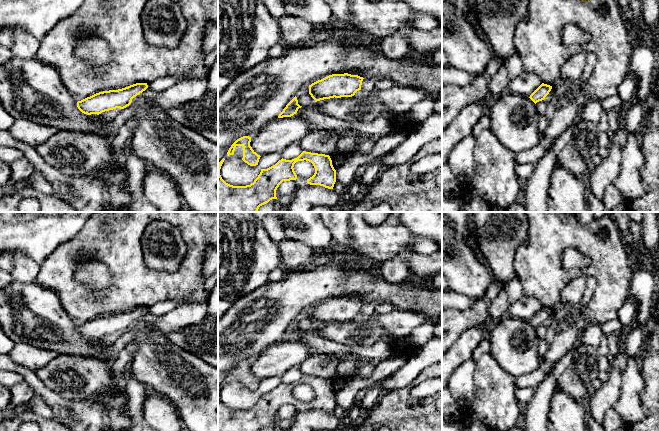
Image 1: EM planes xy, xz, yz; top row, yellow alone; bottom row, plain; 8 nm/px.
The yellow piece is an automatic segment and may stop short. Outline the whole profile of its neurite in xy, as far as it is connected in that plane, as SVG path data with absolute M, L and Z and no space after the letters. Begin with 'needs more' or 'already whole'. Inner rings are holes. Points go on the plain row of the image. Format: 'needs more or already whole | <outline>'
already whole | M136 307L128 311L96 317L77 326L78 333L87 339L101 338L116 332L124 333L134 321L148 312L147 307Z

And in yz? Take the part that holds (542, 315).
already whole | M542 307L531 319L530 323L536 328L545 323L551 315L552 310Z

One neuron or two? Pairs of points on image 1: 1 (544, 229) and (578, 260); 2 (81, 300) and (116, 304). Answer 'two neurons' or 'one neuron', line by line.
1: two neurons
2: one neuron

